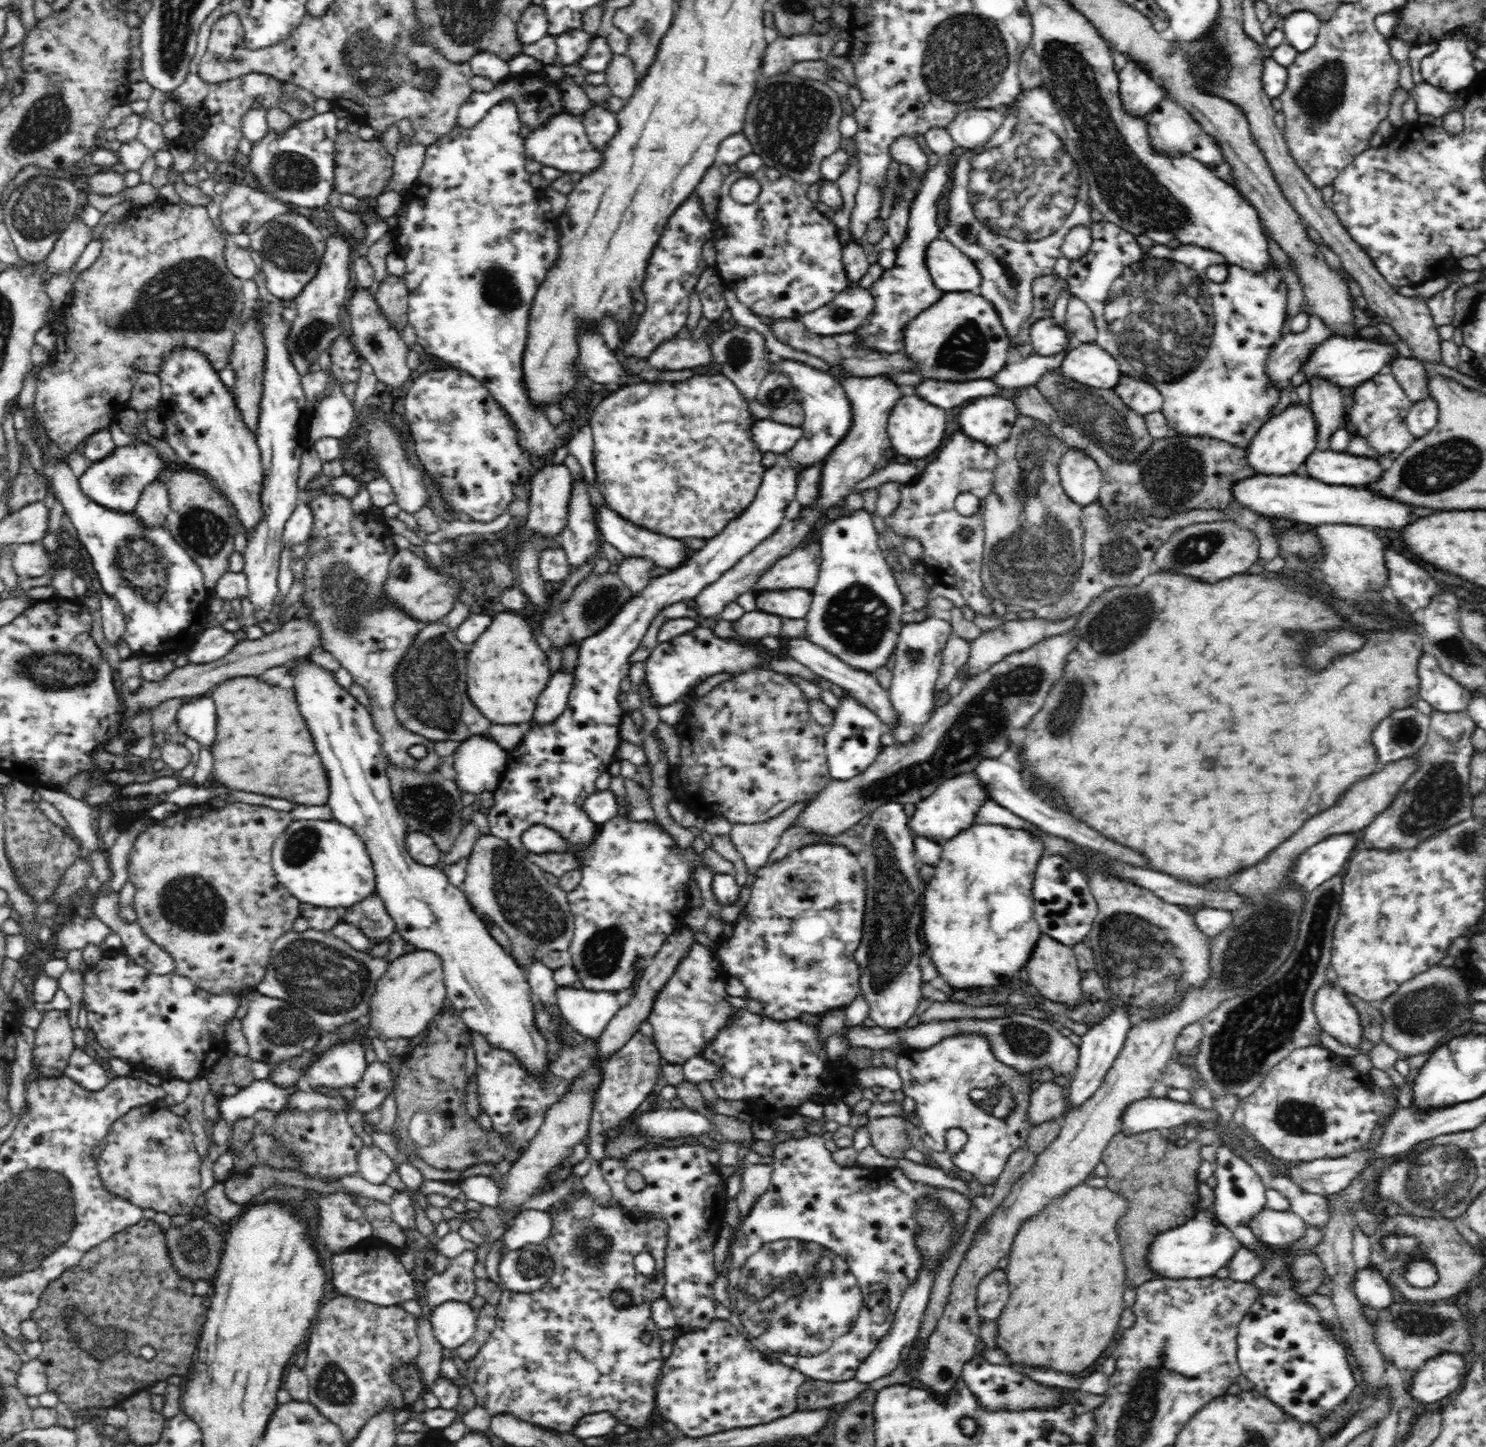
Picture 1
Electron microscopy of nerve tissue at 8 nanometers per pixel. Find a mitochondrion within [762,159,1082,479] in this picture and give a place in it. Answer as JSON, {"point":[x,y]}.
{"point":[968,350]}

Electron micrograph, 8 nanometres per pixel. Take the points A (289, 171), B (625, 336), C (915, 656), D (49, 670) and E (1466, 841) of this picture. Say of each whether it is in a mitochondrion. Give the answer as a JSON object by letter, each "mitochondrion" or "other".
{"A":"mitochondrion","B":"other","C":"mitochondrion","D":"mitochondrion","E":"mitochondrion"}

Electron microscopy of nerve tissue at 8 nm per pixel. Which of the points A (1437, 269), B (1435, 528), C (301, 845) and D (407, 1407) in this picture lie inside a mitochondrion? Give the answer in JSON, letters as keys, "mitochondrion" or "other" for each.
{"A":"other","B":"other","C":"mitochondrion","D":"other"}

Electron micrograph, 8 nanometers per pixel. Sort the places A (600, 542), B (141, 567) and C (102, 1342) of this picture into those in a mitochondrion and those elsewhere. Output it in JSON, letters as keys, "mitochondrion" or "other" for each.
{"A":"other","B":"mitochondrion","C":"mitochondrion"}

